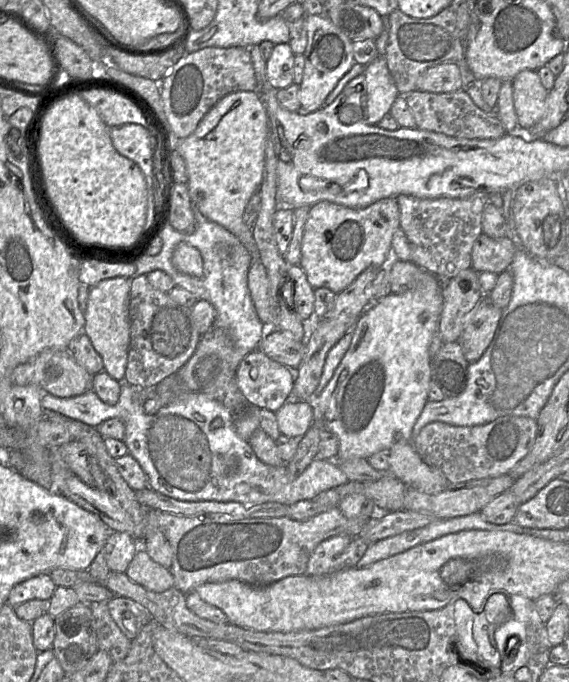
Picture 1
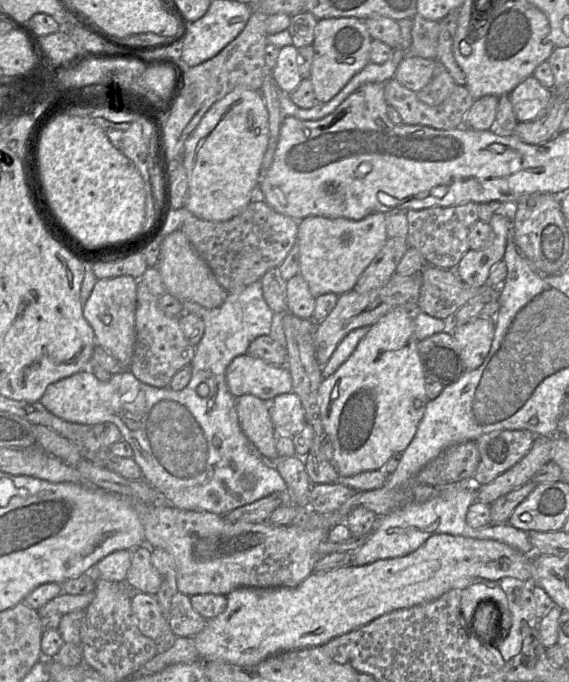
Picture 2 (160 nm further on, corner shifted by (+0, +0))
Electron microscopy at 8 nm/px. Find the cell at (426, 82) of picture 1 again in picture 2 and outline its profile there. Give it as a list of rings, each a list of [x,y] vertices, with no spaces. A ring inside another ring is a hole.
[[[407,55],[399,63],[394,79],[407,89],[419,92],[431,81],[437,66],[436,59]]]

